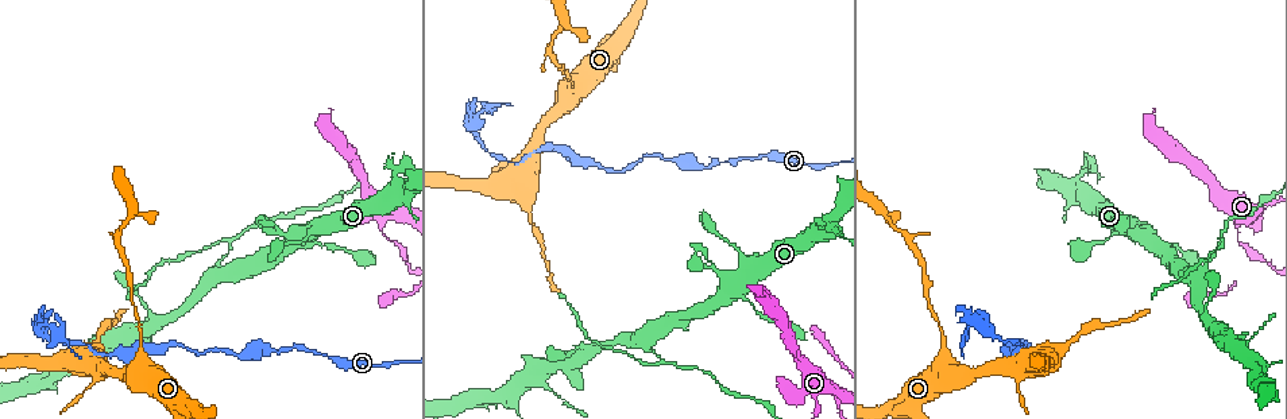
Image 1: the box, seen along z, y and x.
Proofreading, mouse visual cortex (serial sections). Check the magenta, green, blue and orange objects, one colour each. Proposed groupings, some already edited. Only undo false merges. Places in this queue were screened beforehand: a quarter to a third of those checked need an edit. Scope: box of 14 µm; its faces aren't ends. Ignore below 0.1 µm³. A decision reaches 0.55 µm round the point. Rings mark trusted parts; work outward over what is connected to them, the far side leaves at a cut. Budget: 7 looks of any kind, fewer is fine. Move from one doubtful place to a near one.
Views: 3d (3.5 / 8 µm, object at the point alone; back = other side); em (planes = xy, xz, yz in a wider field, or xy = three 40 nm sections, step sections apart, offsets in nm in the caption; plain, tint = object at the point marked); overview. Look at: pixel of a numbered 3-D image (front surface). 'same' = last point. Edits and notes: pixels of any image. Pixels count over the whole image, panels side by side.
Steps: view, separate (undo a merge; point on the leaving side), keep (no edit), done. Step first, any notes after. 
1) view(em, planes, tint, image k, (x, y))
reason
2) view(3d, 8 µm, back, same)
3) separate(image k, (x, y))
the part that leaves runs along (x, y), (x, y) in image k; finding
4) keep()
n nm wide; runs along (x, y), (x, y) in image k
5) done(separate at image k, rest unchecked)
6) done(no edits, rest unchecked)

view(3d, 3.5 µm, back, image 1, (1238, 243))
thin neck

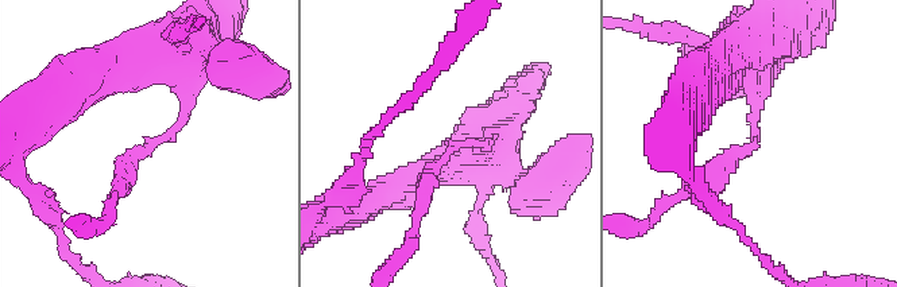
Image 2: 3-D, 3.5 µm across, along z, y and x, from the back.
view(em, xy, step 3, tint, image 2, (458, 142))
arms of 200, 300 nm

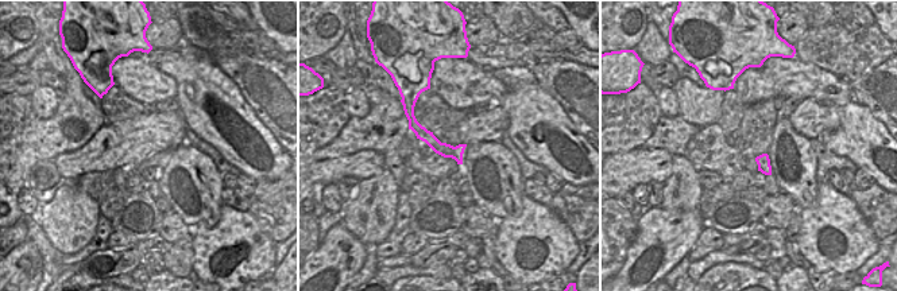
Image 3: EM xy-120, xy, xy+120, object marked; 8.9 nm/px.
separate(image 2, (753, 146))
the part that leaves runs along (182, 116), (128, 162), (116, 192) in image 2; a second cell is stuck on

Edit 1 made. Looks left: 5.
view(overview)
redraw

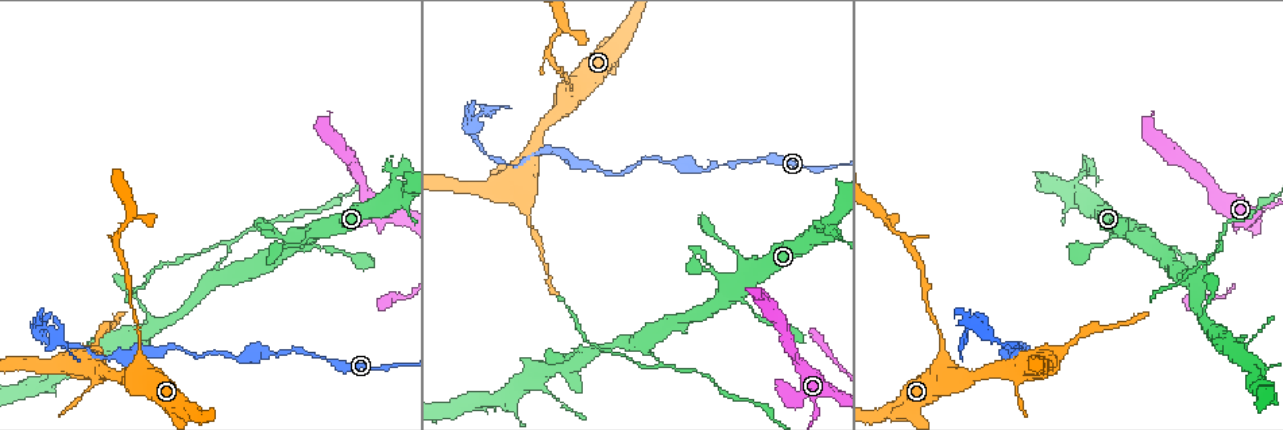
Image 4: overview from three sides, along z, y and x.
view(em, xy, step 3, tint, image 4, (1079, 189))
three arms meet

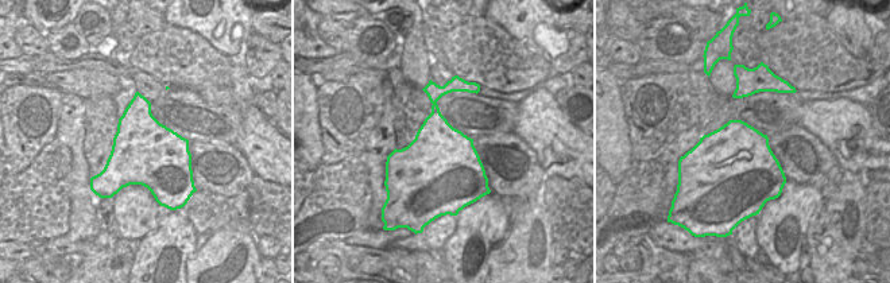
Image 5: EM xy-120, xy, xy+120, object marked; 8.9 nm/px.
view(3d, 3.5 µm, same)
see where the arms go

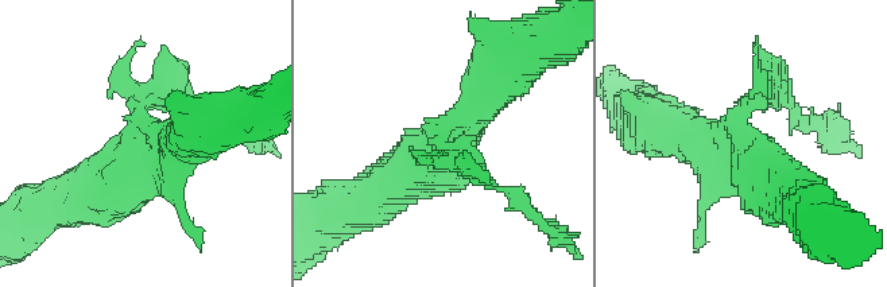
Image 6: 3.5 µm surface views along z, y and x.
separate(image 6, (170, 73))
the part that leaves runs along (746, 107), (812, 107) in image 6; two cells meet here

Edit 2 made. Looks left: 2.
view(3d, 3.5 µm, image 4, (1199, 274))
three arms meet

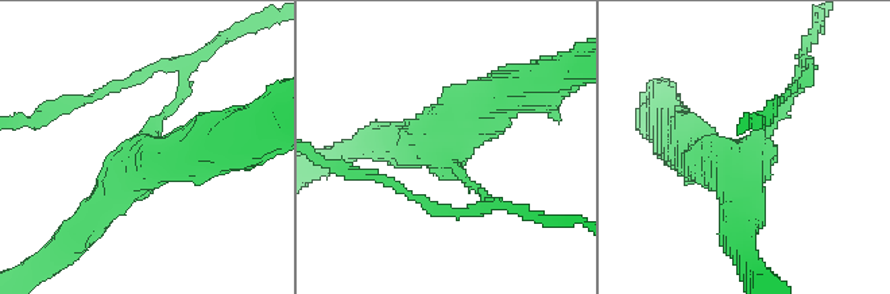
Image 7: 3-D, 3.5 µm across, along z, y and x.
view(em, xy, step 5, tint, image 7, (451, 150))
3 arms; arms of 150, 400, 600 nm; shape alone is not enough

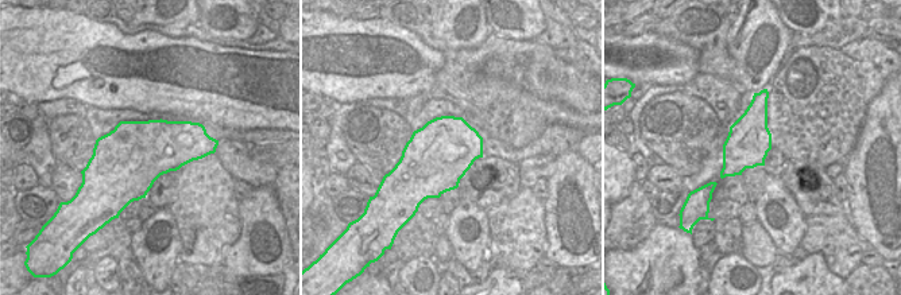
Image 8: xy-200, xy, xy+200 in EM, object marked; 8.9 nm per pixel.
separate(image 7, (184, 85))
600 nm wide; the part that leaves runs along (157, 122), (182, 97), (190, 64), (231, 35) in image 7; two cells meet here

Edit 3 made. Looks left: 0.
done(separate at image 2, separate at image 6, separate at image 7, rest unchecked)

